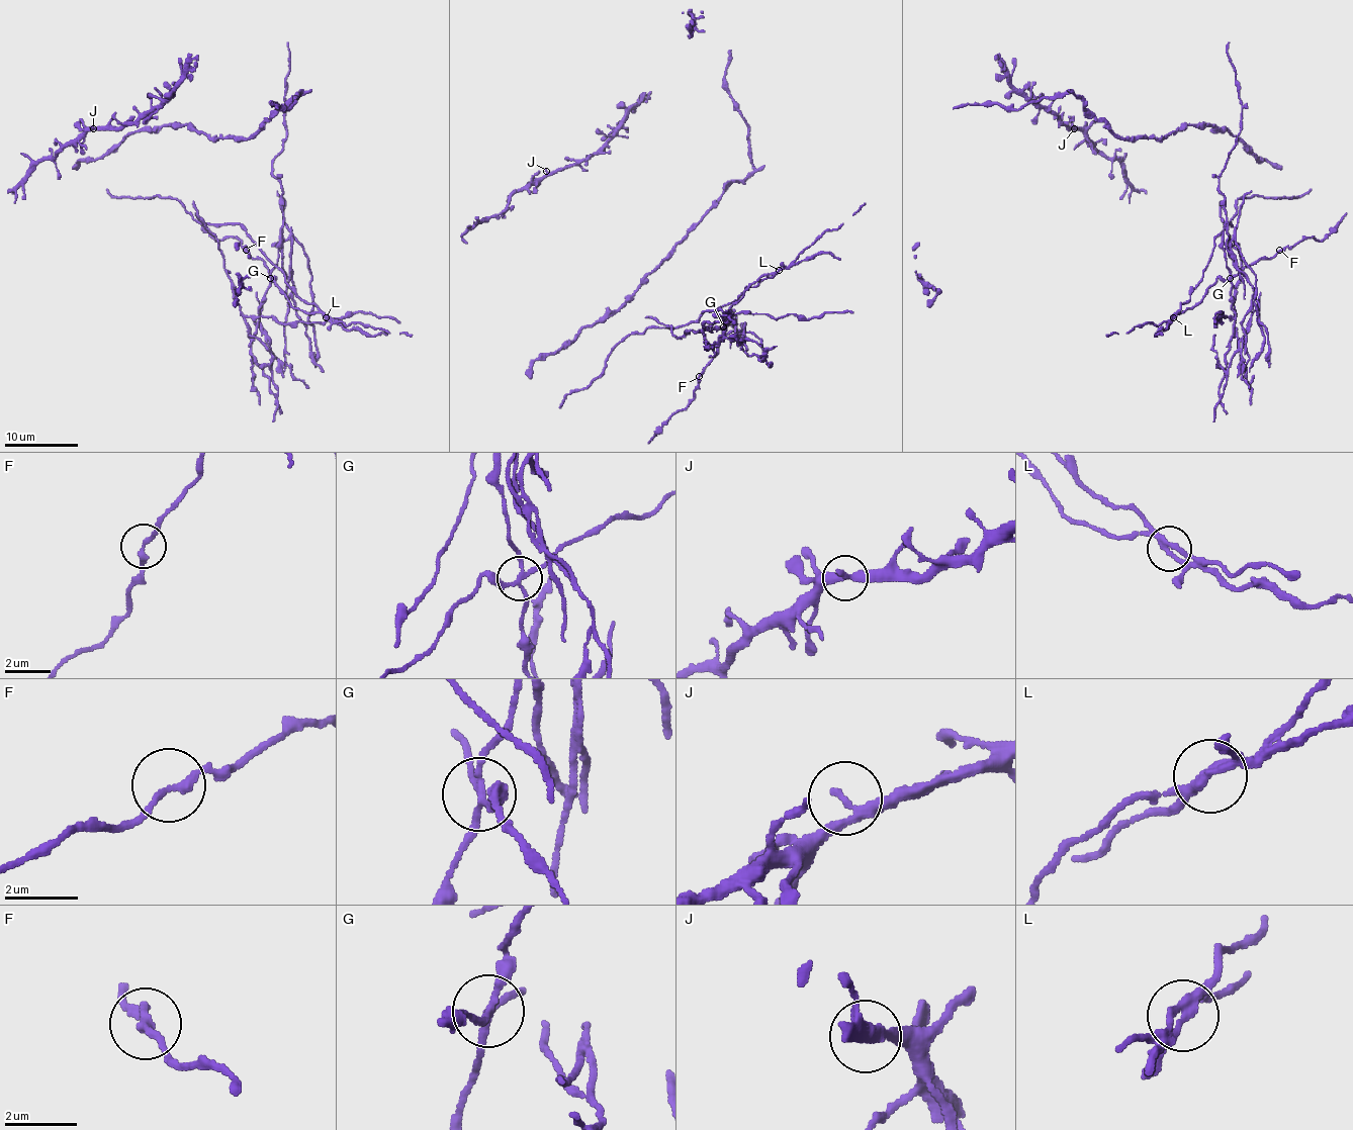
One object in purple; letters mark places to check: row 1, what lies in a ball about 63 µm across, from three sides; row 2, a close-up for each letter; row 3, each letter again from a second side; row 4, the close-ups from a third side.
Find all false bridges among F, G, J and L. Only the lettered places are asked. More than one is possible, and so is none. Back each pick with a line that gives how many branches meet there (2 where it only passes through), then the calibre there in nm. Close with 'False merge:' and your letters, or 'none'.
G: 4 | 190 nm
L: 2 | 260 nm
False merge: G, L

